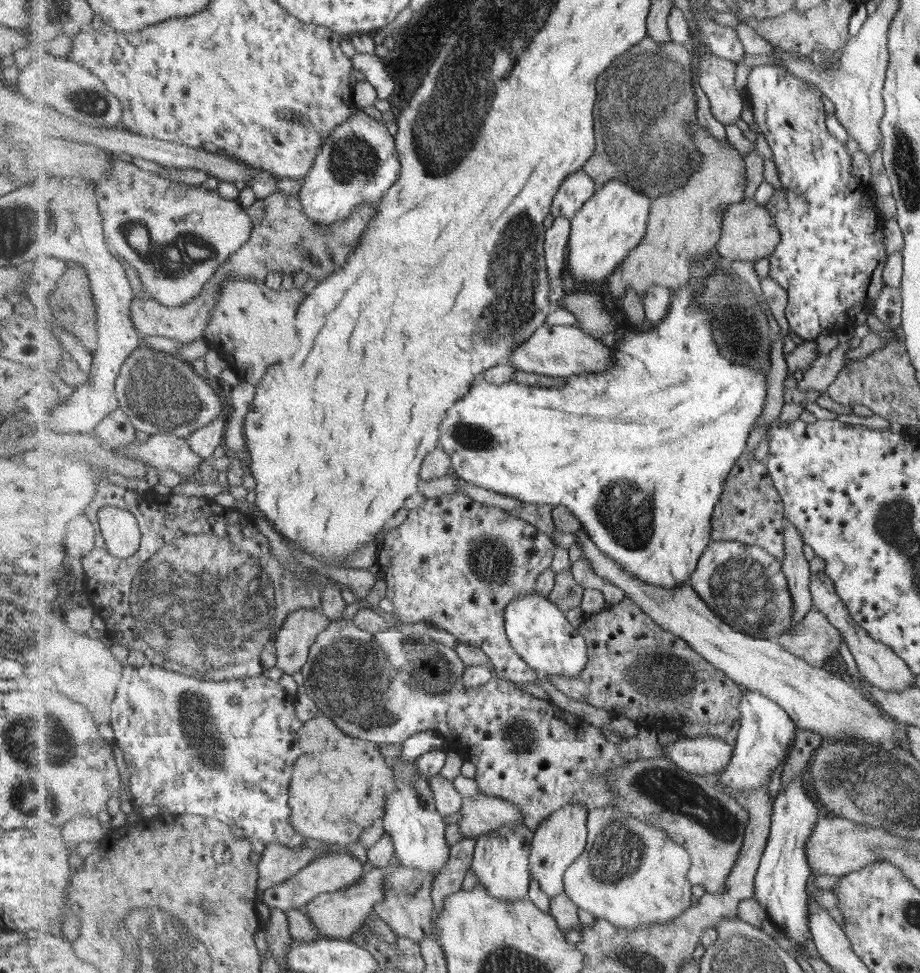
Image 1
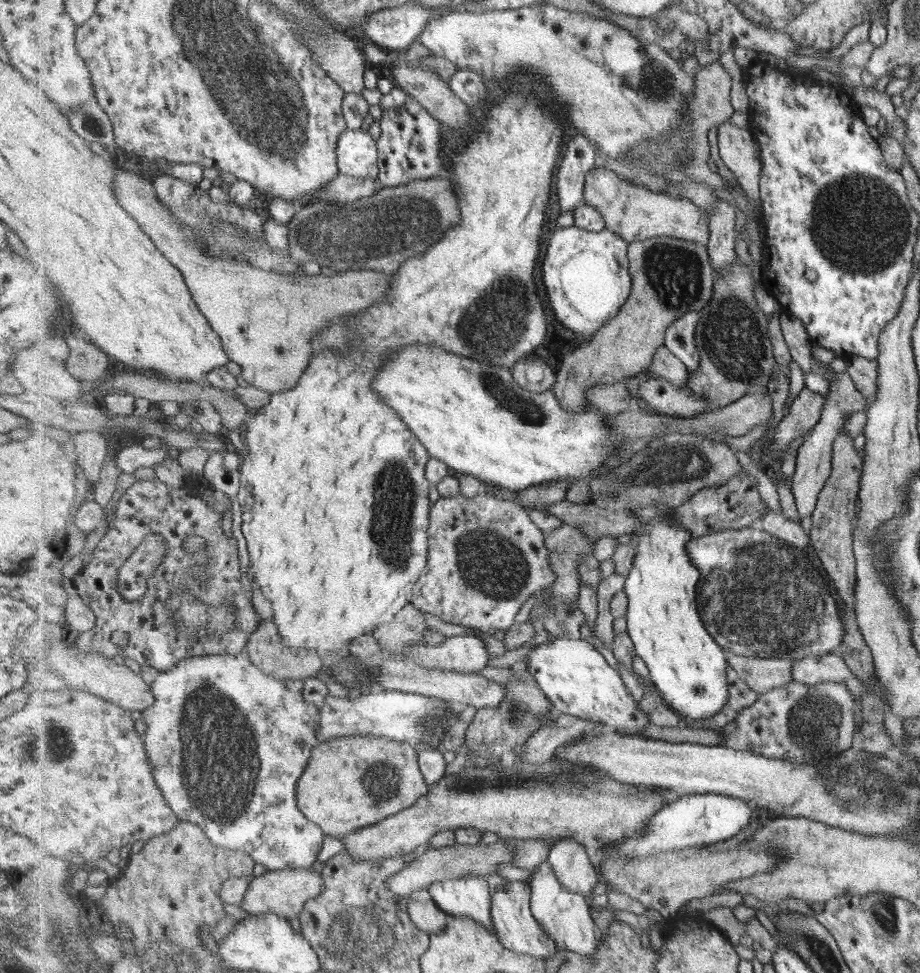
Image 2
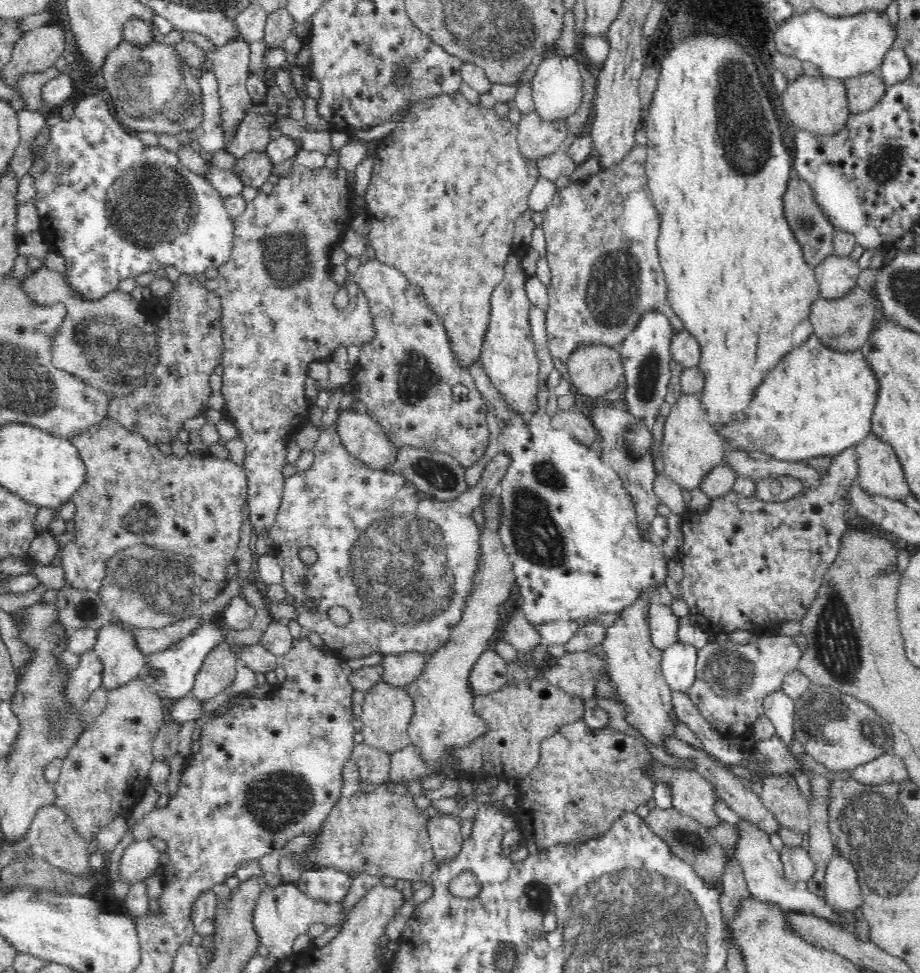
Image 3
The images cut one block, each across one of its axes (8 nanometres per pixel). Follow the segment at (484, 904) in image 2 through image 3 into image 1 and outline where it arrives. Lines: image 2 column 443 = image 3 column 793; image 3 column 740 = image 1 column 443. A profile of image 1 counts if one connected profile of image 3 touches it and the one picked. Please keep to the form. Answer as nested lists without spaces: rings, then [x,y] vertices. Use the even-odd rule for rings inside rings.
[[[402,757],[394,765],[397,786],[400,789],[388,796],[386,815],[382,819],[385,830],[392,836],[396,848],[396,861],[403,866],[419,869],[429,875],[439,876],[441,869],[448,865],[452,846],[445,838],[443,815],[436,807],[436,798],[426,774],[419,772],[416,761],[406,762]]]

